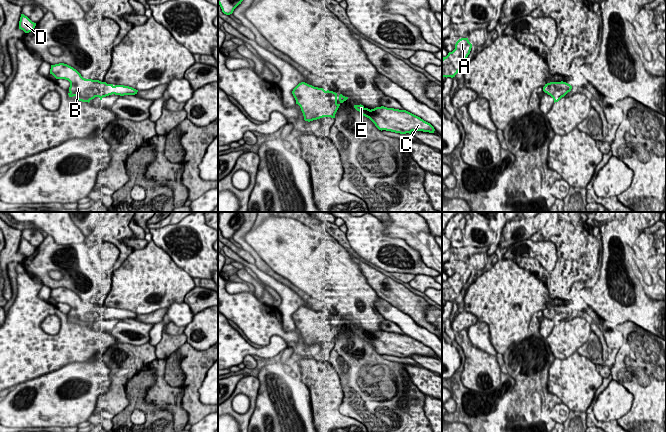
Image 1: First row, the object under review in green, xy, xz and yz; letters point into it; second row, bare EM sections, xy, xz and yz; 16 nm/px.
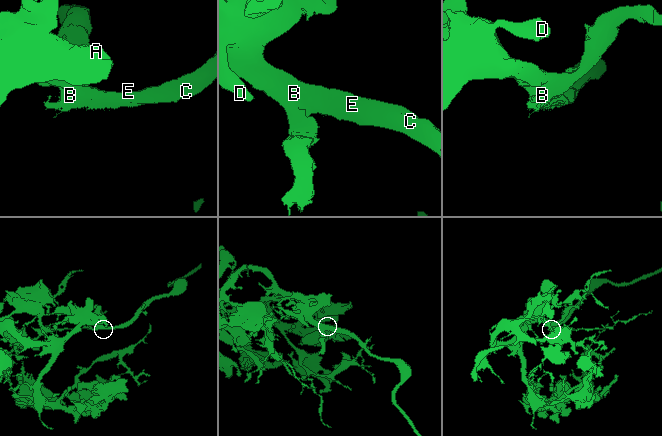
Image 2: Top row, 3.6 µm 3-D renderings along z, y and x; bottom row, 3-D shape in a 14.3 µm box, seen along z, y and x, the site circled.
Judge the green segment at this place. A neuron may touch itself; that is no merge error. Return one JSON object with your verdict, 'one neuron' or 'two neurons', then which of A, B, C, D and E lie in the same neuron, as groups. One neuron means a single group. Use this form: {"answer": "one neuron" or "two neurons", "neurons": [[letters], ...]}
{"answer": "one neuron", "neurons": [["A", "B", "C", "D", "E"]]}

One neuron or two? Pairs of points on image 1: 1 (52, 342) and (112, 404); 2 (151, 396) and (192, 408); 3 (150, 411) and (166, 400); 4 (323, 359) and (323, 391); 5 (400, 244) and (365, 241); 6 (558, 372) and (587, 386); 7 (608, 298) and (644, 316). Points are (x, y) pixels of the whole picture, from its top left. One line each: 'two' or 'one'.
1: two
2: two
3: two
4: one
5: one
6: one
7: one

